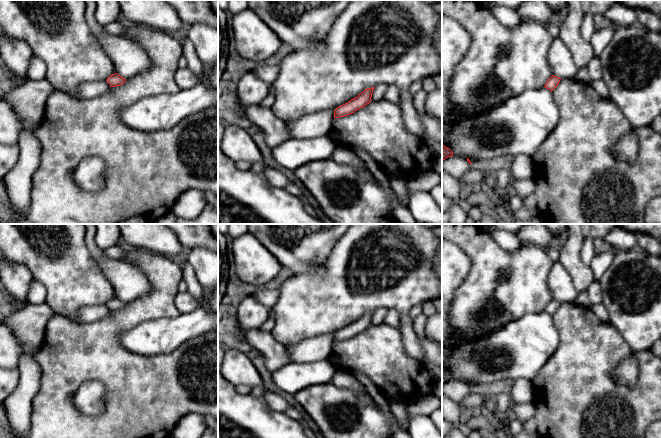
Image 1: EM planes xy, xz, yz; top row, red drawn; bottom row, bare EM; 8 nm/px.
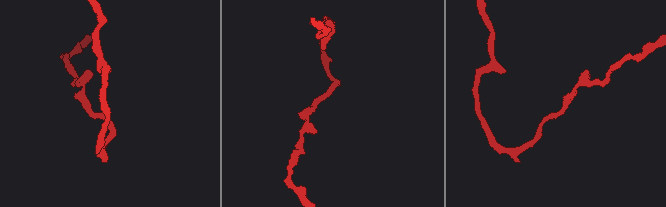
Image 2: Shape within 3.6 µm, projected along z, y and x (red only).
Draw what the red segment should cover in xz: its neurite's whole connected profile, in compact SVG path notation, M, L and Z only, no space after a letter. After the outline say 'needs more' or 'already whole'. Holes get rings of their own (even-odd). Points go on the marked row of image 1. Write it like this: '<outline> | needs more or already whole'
M374 87L367 88L361 92L357 97L351 99L347 103L337 107L334 111L334 118L340 118L354 113L355 111L363 108L369 104L372 100L372 93Z | already whole

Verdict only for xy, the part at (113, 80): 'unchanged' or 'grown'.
unchanged

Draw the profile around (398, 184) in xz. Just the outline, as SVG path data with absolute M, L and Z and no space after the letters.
M390 177L390 187L394 190L401 201L406 197L406 180L402 177Z

